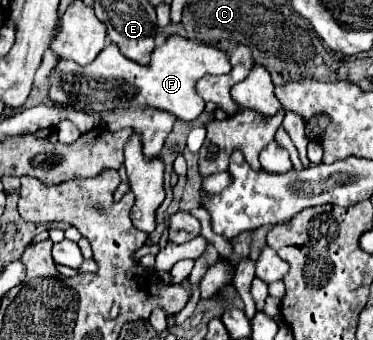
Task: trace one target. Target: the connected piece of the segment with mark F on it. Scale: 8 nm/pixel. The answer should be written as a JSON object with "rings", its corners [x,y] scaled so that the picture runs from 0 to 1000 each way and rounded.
{"rings":[[[456,103],[434,138],[418,138],[397,191],[332,168],[316,132],[295,126],[241,191],[225,197],[198,179],[161,174],[134,209],[134,291],[155,315],[193,315],[204,326],[263,338],[295,332],[311,315],[397,309],[456,326],[488,356],[520,356],[547,326],[547,297],[520,262],[525,238],[552,215],[595,221],[611,209],[617,179],[590,144],[483,103]]]}

